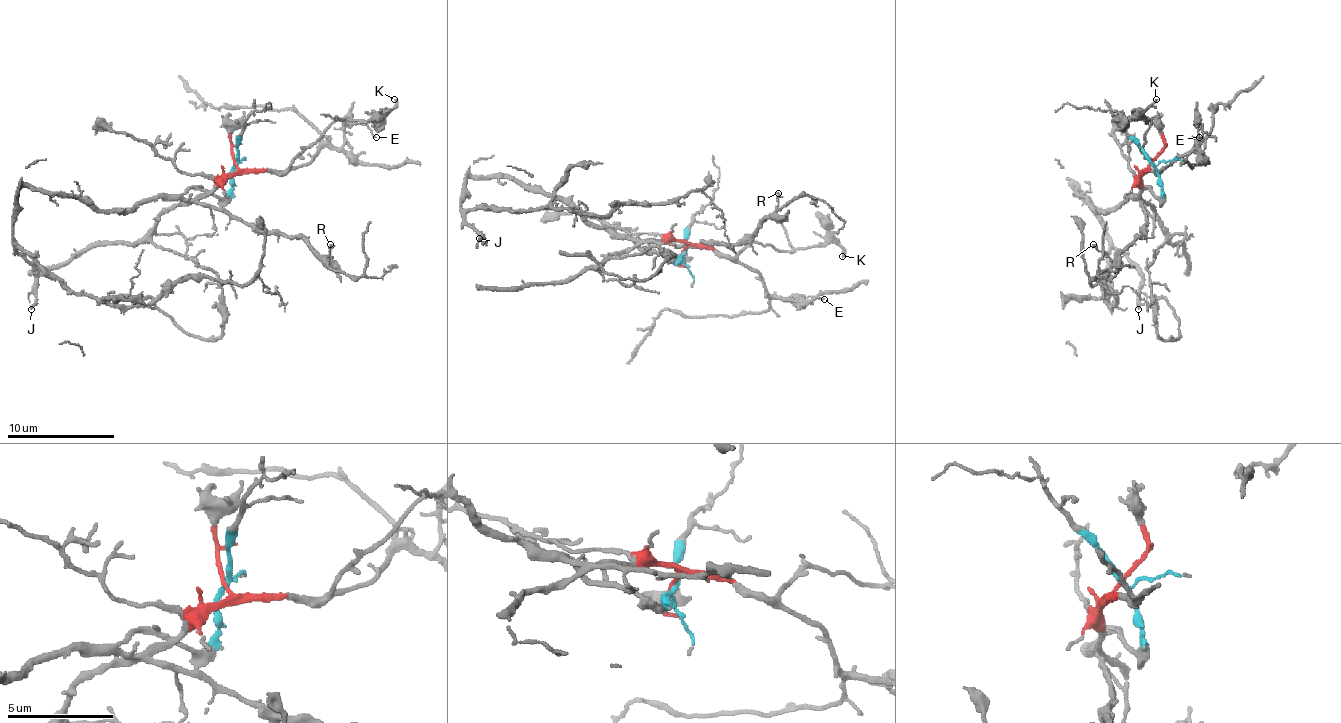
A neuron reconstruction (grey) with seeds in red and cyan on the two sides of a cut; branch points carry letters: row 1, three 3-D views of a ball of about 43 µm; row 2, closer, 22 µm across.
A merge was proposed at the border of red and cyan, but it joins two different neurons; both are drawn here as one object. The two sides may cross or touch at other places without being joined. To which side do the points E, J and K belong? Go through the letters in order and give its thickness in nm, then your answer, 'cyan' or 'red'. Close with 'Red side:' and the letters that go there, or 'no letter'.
E: 120 nm | red
J: 260 nm | cyan
K: 170 nm | red
Red side: E, K

